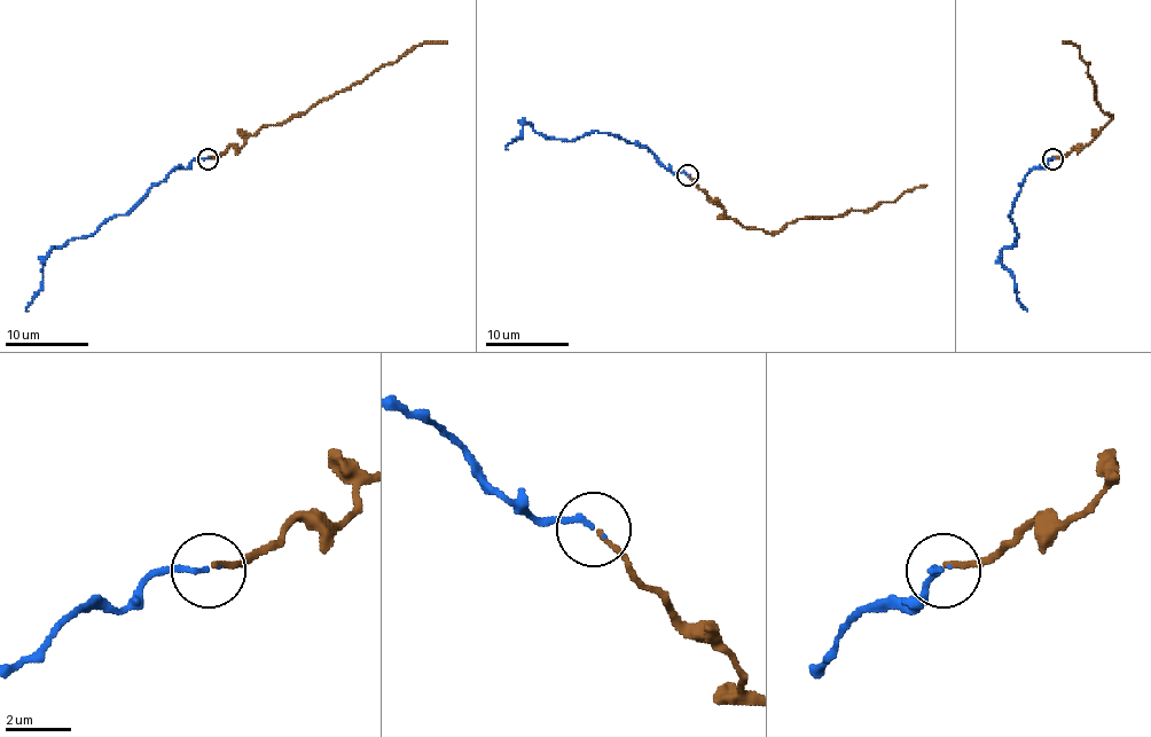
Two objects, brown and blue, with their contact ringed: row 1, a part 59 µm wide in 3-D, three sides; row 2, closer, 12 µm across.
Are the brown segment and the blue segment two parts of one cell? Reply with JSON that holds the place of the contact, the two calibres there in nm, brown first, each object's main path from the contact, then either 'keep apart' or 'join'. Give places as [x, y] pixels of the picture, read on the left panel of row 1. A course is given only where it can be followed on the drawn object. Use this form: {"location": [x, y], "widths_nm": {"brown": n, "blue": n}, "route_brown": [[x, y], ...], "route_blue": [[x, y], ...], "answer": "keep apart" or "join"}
{"location": [208, 158], "widths_nm": {"brown": 150, "blue": 150}, "route_brown": [[208, 158], [217, 158], [231, 146], [240, 148], [263, 127], [300, 116], [417, 45], [447, 41]], "route_blue": [[208, 158], [174, 169], [126, 212], [51, 250], [42, 288], [28, 311]], "answer": "join"}

